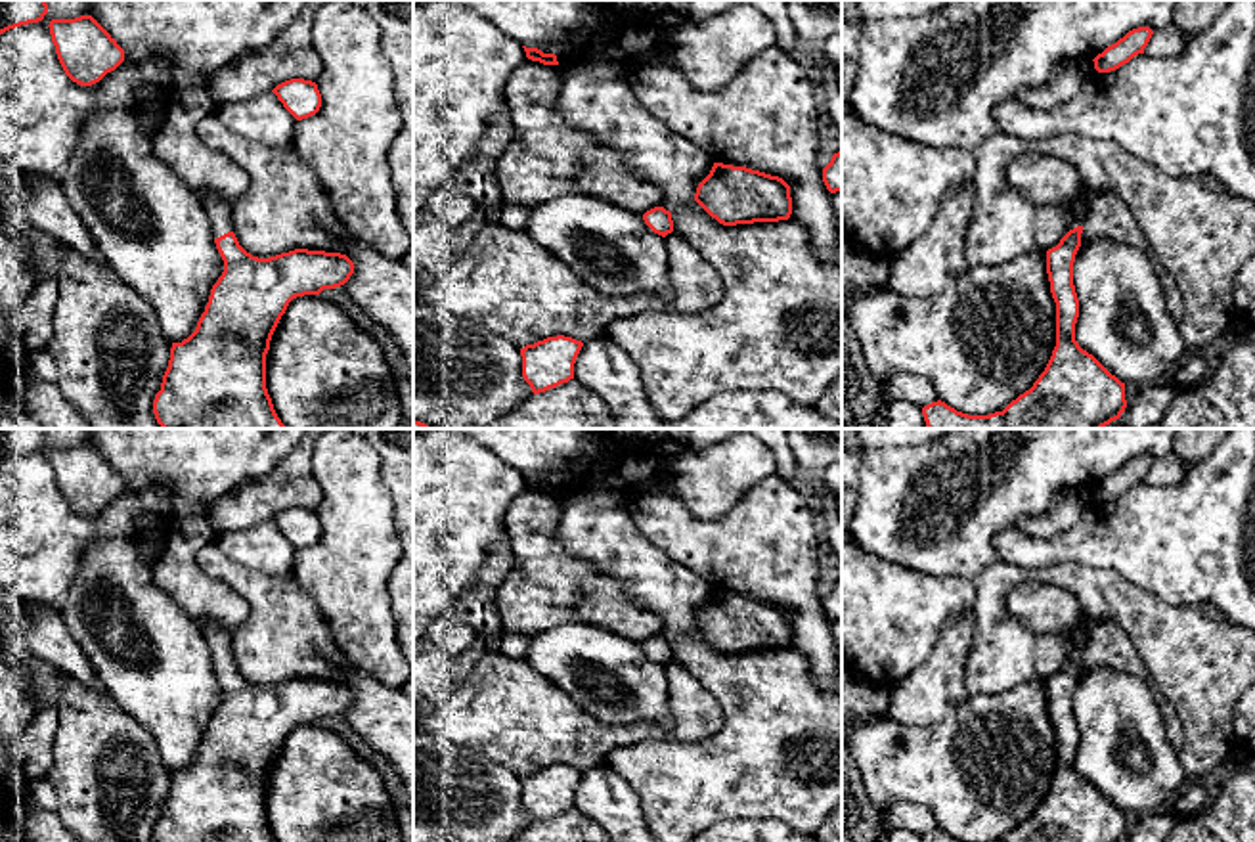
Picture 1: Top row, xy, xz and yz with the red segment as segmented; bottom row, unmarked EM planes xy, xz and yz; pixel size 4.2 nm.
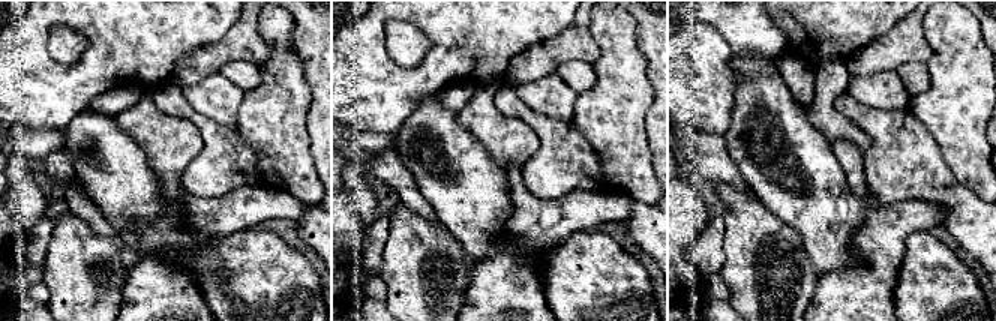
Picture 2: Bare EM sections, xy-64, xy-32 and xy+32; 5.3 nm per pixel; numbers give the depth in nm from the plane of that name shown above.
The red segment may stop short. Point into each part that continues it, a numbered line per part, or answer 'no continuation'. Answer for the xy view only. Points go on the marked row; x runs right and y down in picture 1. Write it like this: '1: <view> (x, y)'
1: xy (219, 209)

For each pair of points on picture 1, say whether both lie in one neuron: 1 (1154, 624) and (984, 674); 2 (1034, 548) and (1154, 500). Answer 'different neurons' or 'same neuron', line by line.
1: same neuron
2: same neuron

